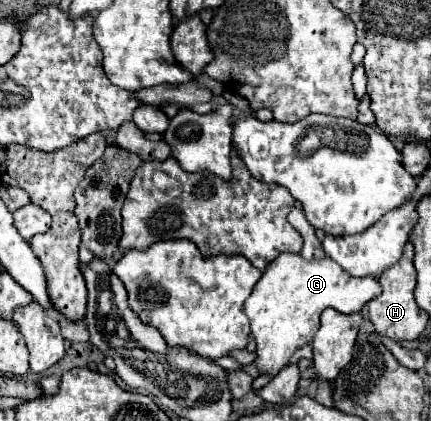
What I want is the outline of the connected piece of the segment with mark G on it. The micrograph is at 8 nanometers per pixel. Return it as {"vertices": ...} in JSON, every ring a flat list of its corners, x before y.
{"vertices":[[280,254,266,266,260,282,244,302,244,312,250,318,252,338,256,342,256,360,252,364,258,368,260,376,274,376,288,366,298,348,312,344,320,328,320,314,326,308,336,308,344,314,360,312,378,294,380,286,376,278,354,278,332,258,304,260,300,254]]}

